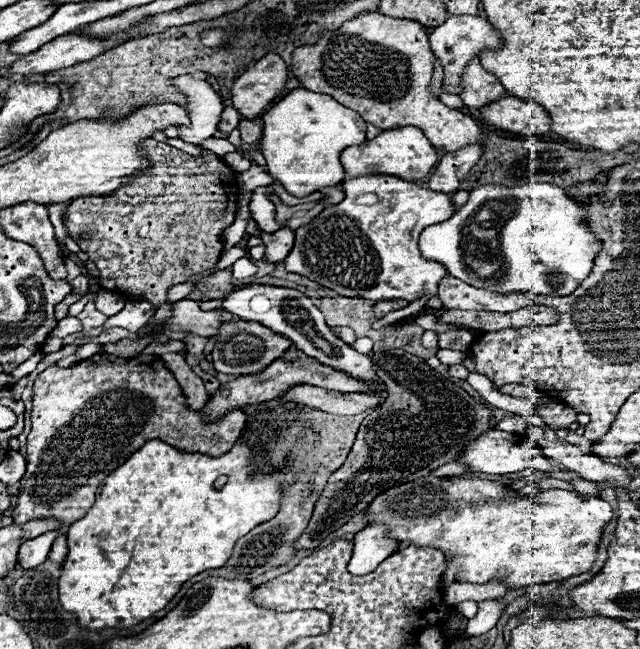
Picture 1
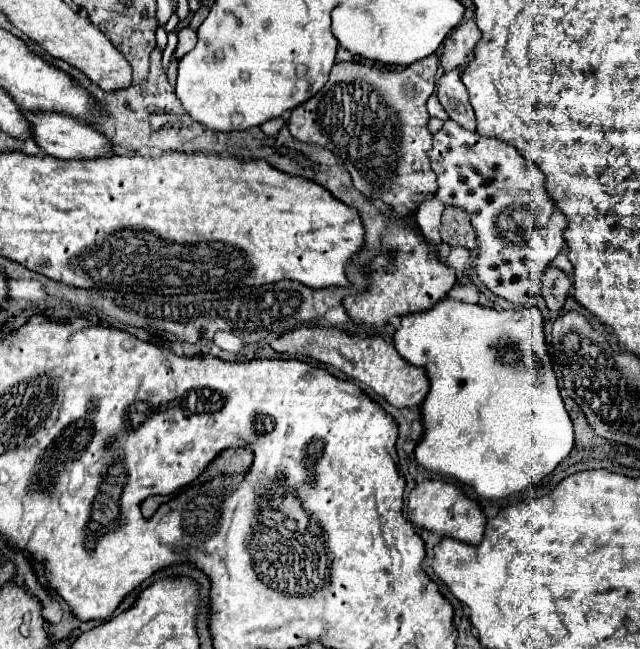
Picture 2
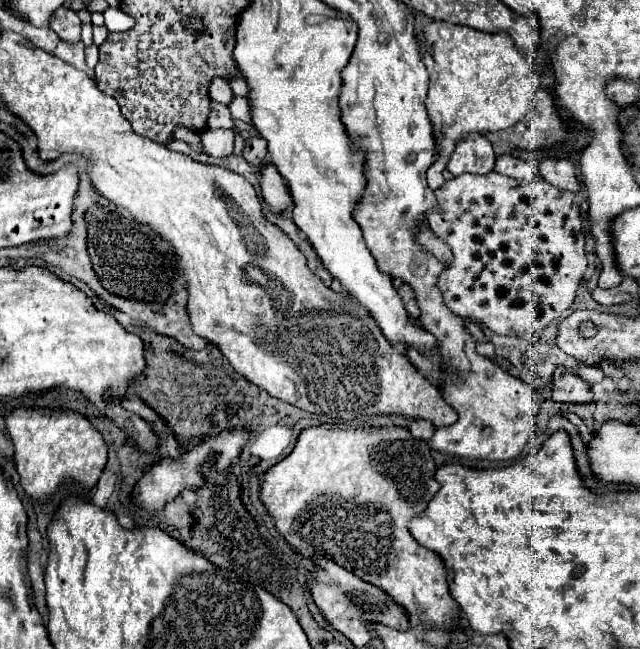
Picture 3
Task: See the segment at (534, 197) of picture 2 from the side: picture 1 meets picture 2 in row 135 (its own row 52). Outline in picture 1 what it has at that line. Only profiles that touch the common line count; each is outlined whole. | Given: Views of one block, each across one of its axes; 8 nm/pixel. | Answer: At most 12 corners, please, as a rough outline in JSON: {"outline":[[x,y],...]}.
{"outline":[[448,16],[430,34],[444,88],[460,94],[464,64],[500,34],[480,16]]}

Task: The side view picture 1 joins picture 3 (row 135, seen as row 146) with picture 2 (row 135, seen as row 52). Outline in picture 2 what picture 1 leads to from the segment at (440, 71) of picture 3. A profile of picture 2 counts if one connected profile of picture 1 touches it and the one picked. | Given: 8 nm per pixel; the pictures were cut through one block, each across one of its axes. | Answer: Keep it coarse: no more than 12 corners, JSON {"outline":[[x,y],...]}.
{"outline":[[436,54],[334,64],[292,110],[300,142],[408,218],[438,190],[426,100]]}

